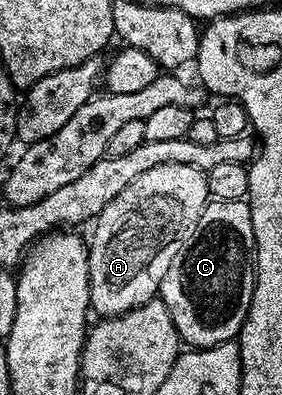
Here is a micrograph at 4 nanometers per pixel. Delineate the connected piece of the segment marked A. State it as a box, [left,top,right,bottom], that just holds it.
[88,164,209,318]

